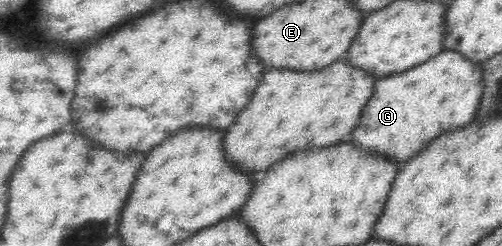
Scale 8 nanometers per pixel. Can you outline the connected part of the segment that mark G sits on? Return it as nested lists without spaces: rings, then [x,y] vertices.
[[[446,49],[410,71],[378,78],[350,139],[354,139],[358,147],[382,151],[382,155],[390,155],[390,159],[404,163],[418,155],[436,135],[442,135],[442,131],[464,127],[472,121],[484,89],[482,75],[484,67],[481,64],[474,64],[461,52]]]

